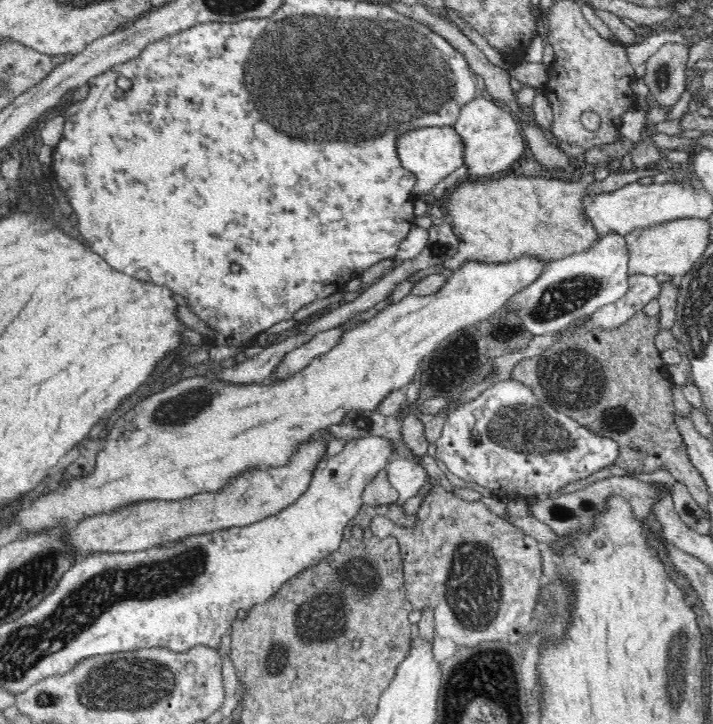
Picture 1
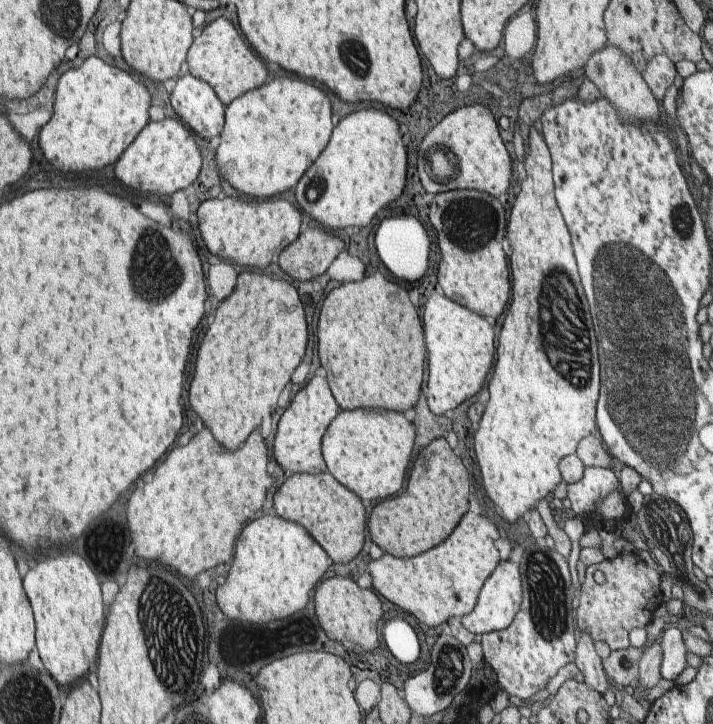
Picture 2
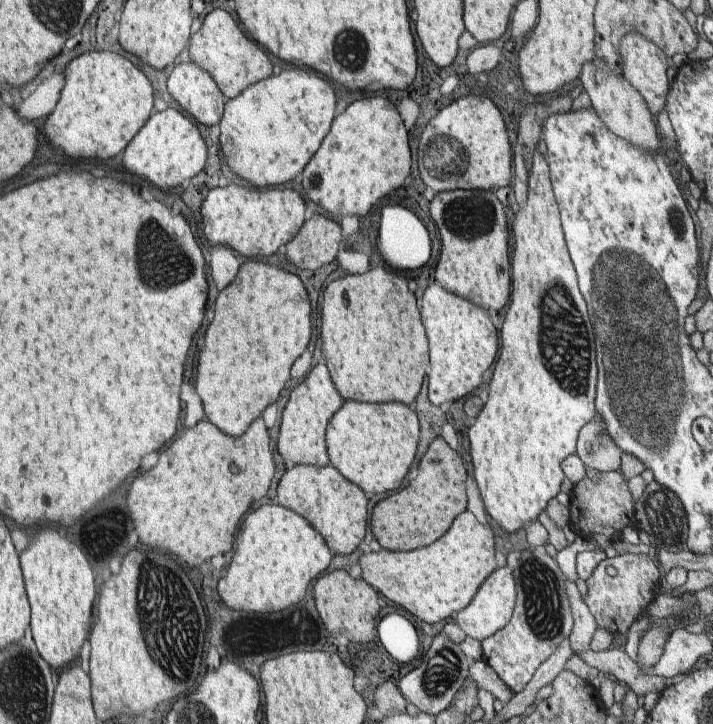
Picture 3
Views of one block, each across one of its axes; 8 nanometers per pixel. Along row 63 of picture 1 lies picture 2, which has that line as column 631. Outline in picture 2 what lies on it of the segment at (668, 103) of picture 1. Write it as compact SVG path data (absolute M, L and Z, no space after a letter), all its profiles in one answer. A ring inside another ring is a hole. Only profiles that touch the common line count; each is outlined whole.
M669 613L668 616L653 617L646 626L647 640L644 646L637 648L630 645L628 648L611 650L608 658L601 660L602 668L610 677L613 686L632 686L632 688L638 688L638 682L640 682L638 662L640 662L644 650L648 646L652 646L658 636L662 636L665 631L665 624L672 620L675 619L674 617L670 619Z

